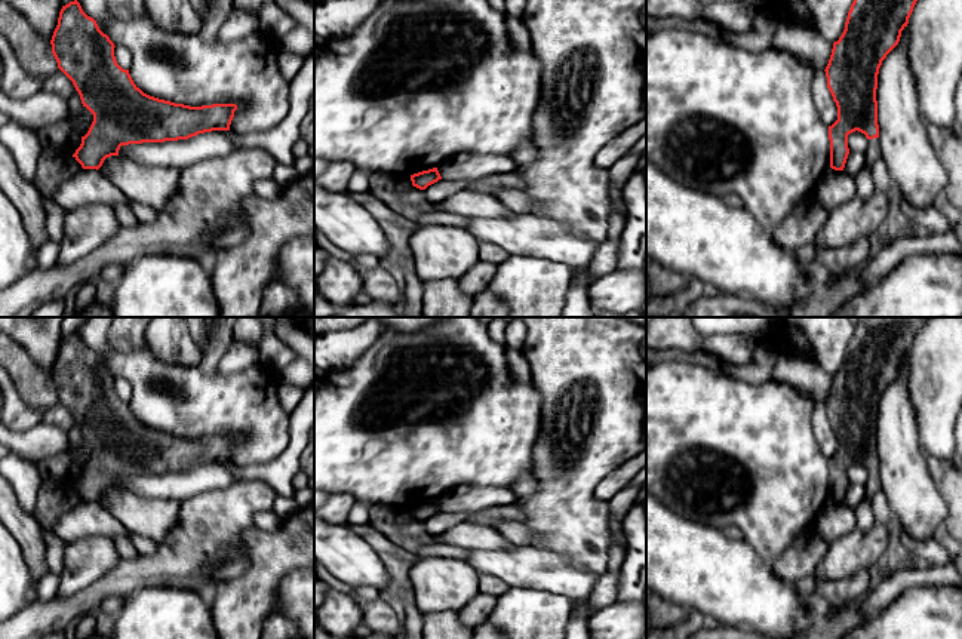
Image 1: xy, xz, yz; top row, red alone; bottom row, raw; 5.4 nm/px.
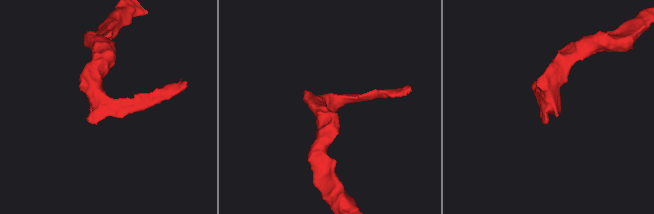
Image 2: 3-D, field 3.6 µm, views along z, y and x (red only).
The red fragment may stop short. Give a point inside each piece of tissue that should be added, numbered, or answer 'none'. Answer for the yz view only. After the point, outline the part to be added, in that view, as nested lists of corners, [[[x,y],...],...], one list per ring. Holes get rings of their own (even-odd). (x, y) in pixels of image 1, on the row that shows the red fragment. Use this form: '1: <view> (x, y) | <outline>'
1: yz (873, 147) | [[[879,138],[869,139],[864,153],[864,166],[870,168],[879,157],[882,157]]]

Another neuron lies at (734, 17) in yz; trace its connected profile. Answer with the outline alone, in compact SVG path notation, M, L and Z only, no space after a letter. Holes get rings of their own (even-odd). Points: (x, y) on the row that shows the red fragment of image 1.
M735 1L703 3L703 18L729 31L746 31L753 25L754 9Z

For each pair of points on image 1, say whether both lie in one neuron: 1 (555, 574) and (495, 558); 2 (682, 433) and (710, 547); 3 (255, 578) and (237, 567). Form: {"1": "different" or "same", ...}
{"1": "same", "2": "different", "3": "different"}

